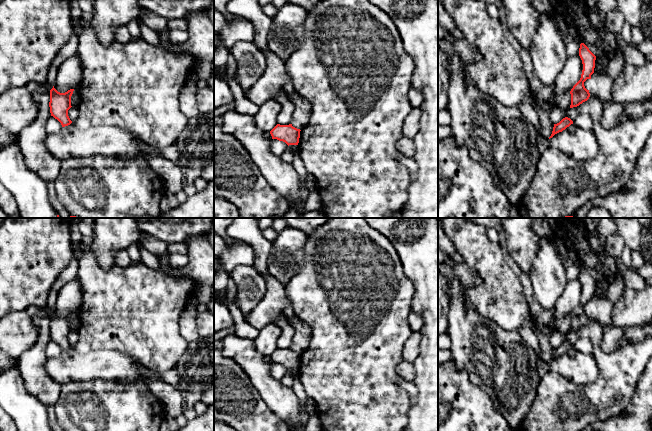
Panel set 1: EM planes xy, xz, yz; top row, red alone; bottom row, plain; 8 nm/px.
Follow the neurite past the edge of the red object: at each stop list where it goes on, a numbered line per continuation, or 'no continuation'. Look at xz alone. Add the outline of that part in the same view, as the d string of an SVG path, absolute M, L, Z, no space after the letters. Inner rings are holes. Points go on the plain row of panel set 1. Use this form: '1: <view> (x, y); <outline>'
no continuation

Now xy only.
no continuation

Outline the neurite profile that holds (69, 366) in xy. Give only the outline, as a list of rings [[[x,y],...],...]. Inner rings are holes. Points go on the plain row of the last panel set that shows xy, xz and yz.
[[[72,346],[46,361],[47,374],[58,384],[92,380],[134,384],[161,381],[160,373],[140,365],[134,358],[116,350],[99,350],[81,354]]]

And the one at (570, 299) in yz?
[[[579,278],[568,281],[563,294],[559,297],[555,310],[556,317],[570,316],[573,310],[580,304],[583,294],[582,284]]]

